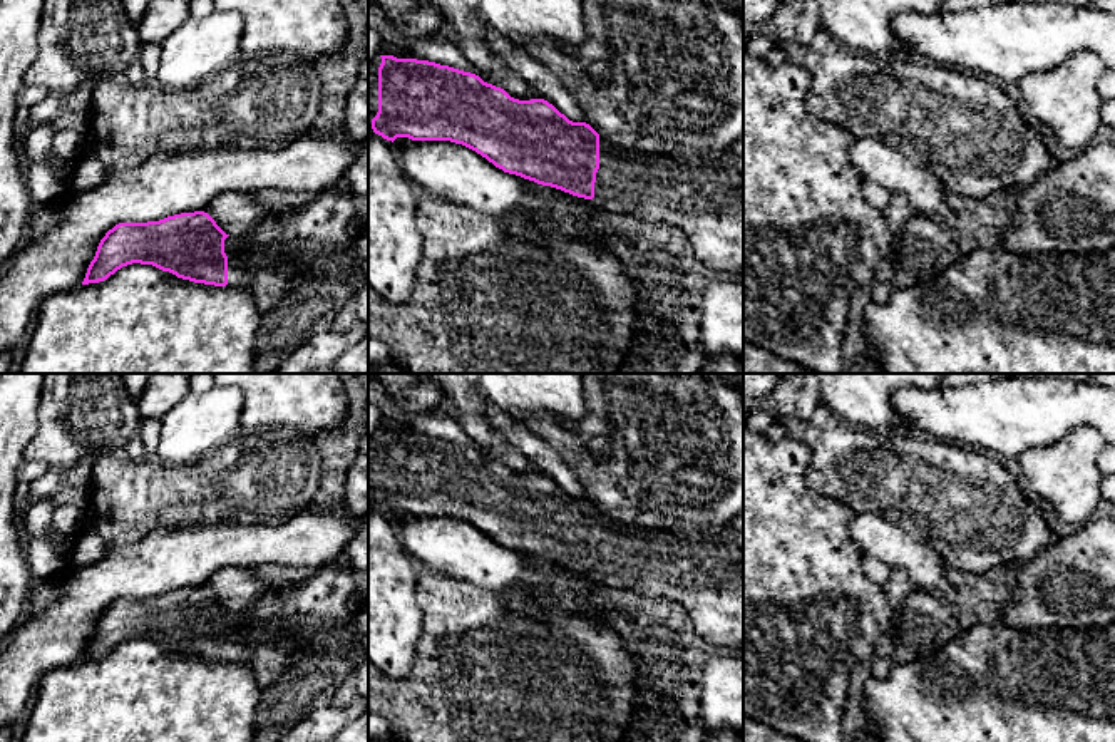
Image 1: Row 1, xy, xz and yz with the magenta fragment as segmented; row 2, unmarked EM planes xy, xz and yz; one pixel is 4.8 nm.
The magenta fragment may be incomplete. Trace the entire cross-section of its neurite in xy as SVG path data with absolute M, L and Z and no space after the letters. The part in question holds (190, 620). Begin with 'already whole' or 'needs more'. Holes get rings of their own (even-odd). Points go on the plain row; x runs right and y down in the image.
needs more; M194 586L159 596L116 600L100 615L82 660L104 657L132 638L152 640L194 658L238 663L249 663L251 643L273 643L266 630L249 620L246 613L226 610L208 588Z

